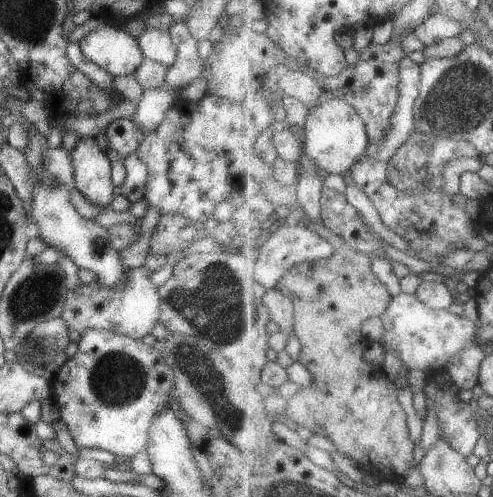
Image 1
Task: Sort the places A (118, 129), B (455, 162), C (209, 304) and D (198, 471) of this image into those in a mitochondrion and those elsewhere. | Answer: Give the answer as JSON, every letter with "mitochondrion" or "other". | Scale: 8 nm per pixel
{"A":"other","B":"other","C":"mitochondrion","D":"other"}

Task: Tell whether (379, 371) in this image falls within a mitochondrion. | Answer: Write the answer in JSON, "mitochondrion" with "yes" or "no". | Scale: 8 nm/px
{"mitochondrion":"no"}

